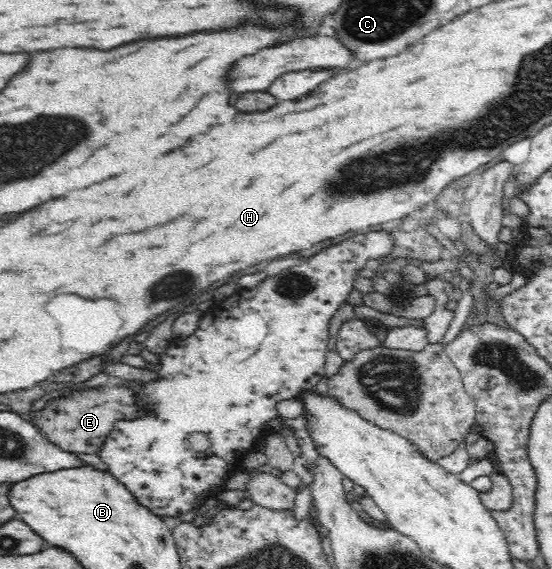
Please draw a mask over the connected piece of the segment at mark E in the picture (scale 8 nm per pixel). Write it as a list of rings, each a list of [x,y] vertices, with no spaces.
[[[88,389],[76,391],[68,397],[50,401],[46,409],[32,413],[31,422],[42,432],[42,435],[56,447],[68,453],[78,455],[98,455],[104,439],[116,429],[116,421],[134,421],[142,419],[142,405],[136,399],[134,389]]]

